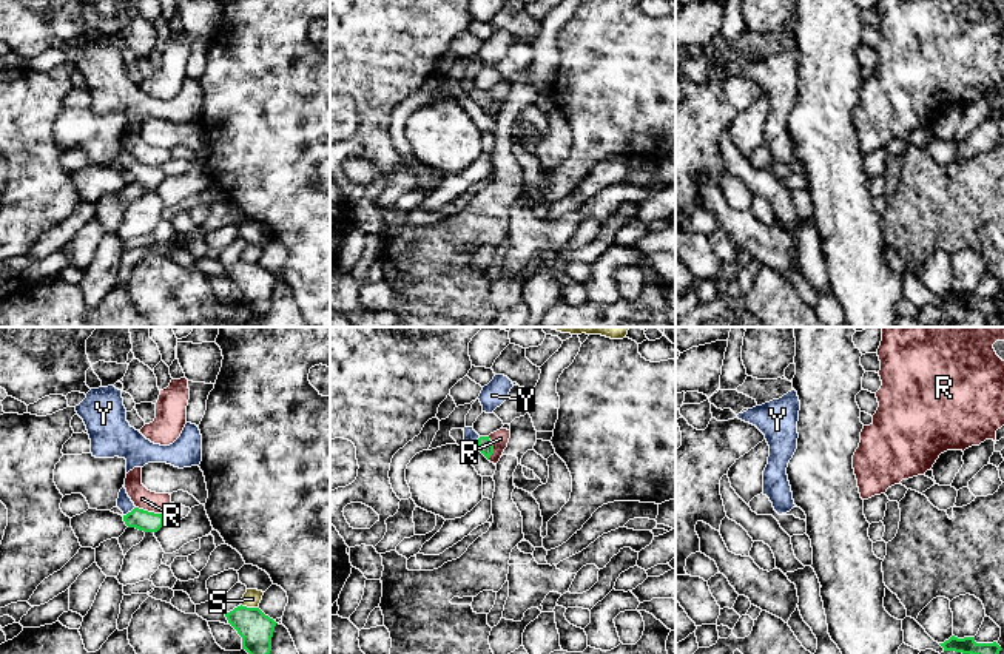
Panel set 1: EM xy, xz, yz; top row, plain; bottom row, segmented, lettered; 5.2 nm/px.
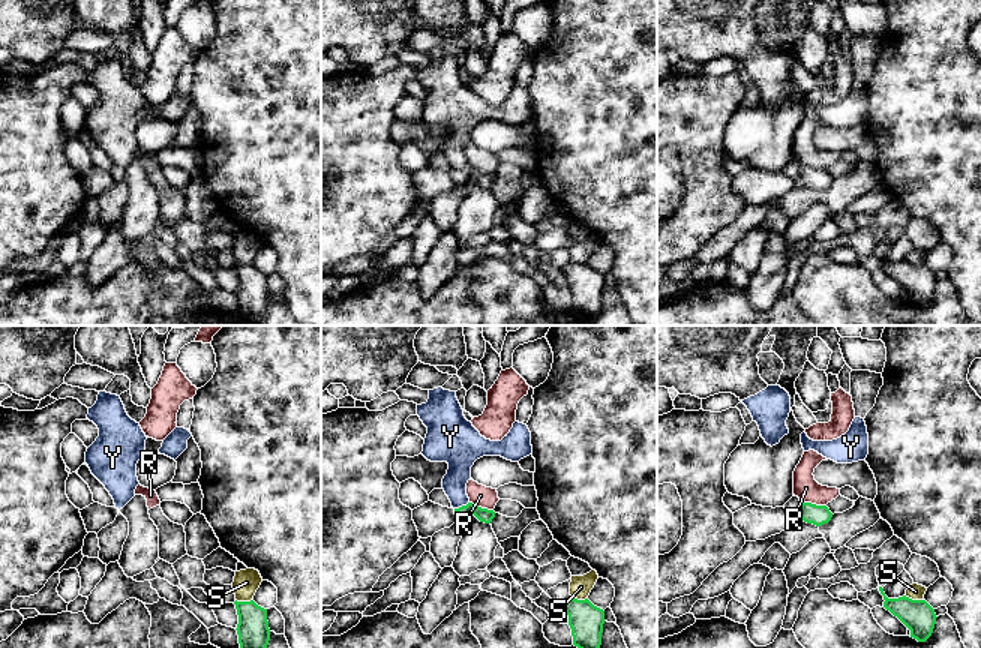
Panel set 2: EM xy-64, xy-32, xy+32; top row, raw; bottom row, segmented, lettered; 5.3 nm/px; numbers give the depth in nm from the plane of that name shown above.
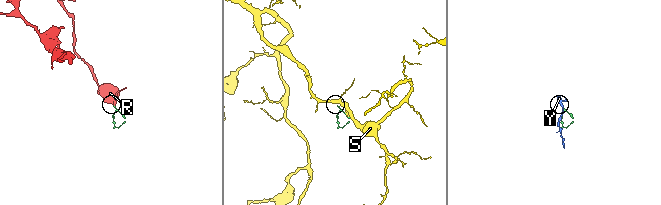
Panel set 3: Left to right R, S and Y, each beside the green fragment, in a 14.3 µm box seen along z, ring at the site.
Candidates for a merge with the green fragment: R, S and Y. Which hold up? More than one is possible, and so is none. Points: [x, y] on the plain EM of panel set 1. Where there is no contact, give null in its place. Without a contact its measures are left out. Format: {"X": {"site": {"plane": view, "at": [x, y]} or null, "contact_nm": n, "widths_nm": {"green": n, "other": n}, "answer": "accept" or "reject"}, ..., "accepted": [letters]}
{"R": {"site": {"plane": "xy", "at": [147, 165]}, "contact_nm": 140, "widths_nm": {"green": 110, "other": 110}, "answer": "reject"}, "S": {"site": {"plane": "xy", "at": [249, 262]}, "contact_nm": 90, "widths_nm": {"green": 180, "other": 90}, "answer": "reject"}, "Y": {"site": {"plane": "xy", "at": [128, 167]}, "contact_nm": 80, "widths_nm": {"green": 110, "other": 80}, "answer": "accept"}, "accepted": ["Y"]}

